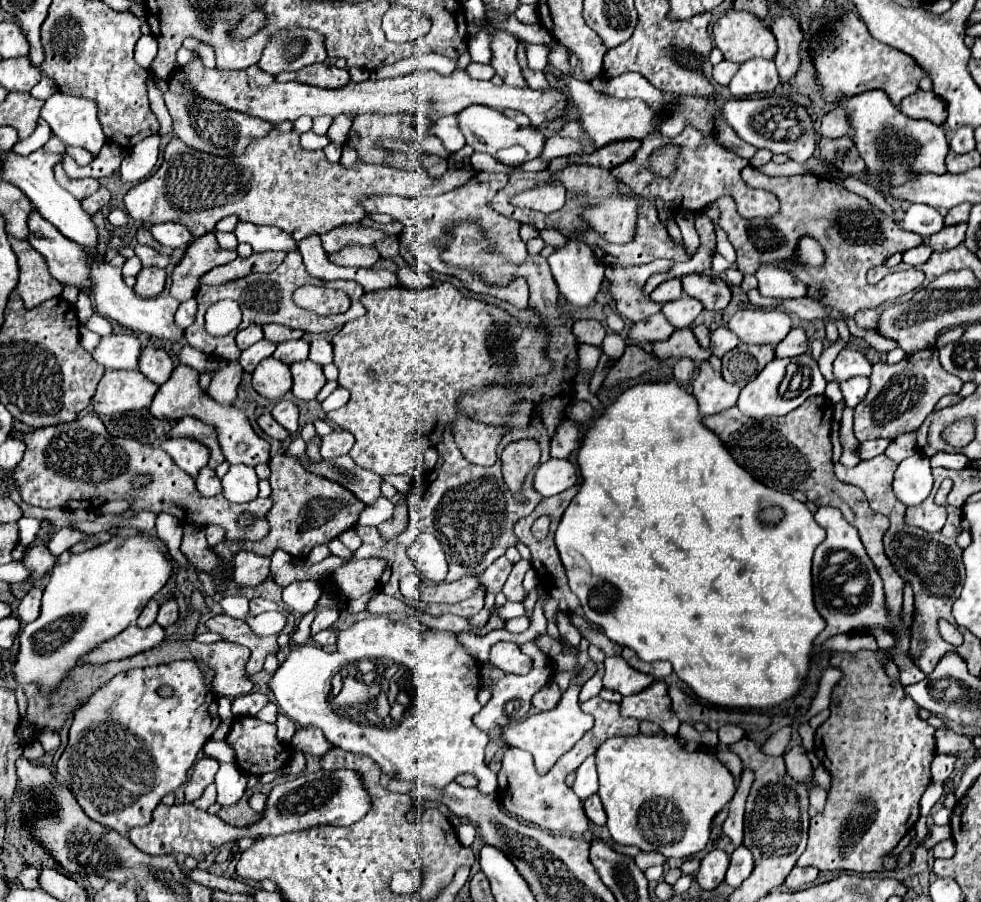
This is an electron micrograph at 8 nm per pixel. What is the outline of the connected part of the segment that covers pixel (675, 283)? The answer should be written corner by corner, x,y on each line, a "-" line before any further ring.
668,279
668,281
662,281
652,293
650,293
650,299
656,301
656,303
668,303
668,301
674,301
682,295
682,281
680,279

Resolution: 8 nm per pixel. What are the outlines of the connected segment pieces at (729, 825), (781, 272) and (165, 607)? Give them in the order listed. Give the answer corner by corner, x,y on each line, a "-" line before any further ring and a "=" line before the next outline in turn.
744,769
742,777
740,777
740,785
736,789
736,795
730,801
730,813
728,813
728,817
726,817
724,825
722,825
724,835
730,837
734,847
741,845
744,838
744,803
746,803
746,797
748,797
752,781
754,781
752,771
=
760,265
756,271
758,291
764,297
804,297
806,285
792,277
792,271
780,265
=
168,599
166,603
160,605
160,611
158,611
156,623
162,625
162,627
168,627
168,625
172,625
176,619
178,619
178,605
176,605
174,599

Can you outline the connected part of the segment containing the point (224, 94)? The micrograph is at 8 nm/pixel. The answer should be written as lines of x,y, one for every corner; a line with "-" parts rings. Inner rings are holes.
192,51
194,57
190,63
176,69
176,73
168,81
168,89
172,93
196,93
196,97
210,99
218,105
224,105
226,109
246,113
264,121
270,121
272,125
278,125
282,121
296,121
302,115
316,117
316,115
364,115
364,113
444,113
454,115
462,111
468,105
486,105
492,109
518,109
524,115
530,117
531,126
537,128
546,119
560,117
562,109
566,107
566,97
558,89
550,91
534,91
534,89
516,89
508,85
492,85
490,81
476,81
470,79
466,71
454,71
452,75
444,77
436,71
414,71
404,77
394,79
368,79
362,83
348,83
344,89
320,89
310,87
304,83
278,83
274,75
262,71
258,65
250,65
242,71
222,71
222,69
208,69
202,65
202,59
198,51
-
184,81
190,81
190,87
184,85

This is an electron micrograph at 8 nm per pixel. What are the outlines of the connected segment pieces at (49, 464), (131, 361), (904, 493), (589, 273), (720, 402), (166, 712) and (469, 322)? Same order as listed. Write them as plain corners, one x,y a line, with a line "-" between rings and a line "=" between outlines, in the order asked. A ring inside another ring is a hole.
86,415
70,423
60,423
56,427
42,427
32,433
20,435
26,441
26,453
20,465
14,469
16,483
22,491
22,501
52,509
68,507
68,503
88,501
92,507
100,507
106,501
126,499
134,511
152,511
152,513
170,513
176,519
182,519
182,525
220,525
226,529
226,541
244,543
244,541
262,541
270,527
264,515
272,507
272,497
258,497
250,503
236,505
230,503
224,495
202,497
196,489
196,483
188,473
174,465
174,461
162,449
152,445
142,445
136,439
112,437
104,423
96,415
-
138,475
148,475
148,485
132,487
-
242,511
258,515
252,527
244,529
242,535
228,535
228,527
236,523
236,517
=
112,333
102,337
102,343
94,351
94,361
106,369
138,369
142,343
134,335
=
916,453
904,459
894,473
894,495
904,505
920,505
932,491
930,457
=
570,239
566,247
556,249
550,257
548,257
548,265
550,271
554,275
554,281
558,285
560,295
574,307
588,307
596,301
596,295
602,289
602,281
604,281
604,267
594,259
592,249
586,243
580,243
576,239
=
706,363
700,365
698,377
692,381
692,393
698,401
700,415
714,415
728,407
736,405
736,399
740,395
740,387
734,383
724,381
724,377
=
176,661
118,673
74,713
70,741
56,769
92,821
120,835
128,835
128,829
148,825
148,821
152,821
152,809
160,805
162,797
176,793
176,789
186,783
200,749
220,725
216,709
218,697
206,687
204,673
194,661
-
164,685
172,687
174,695
160,697
158,689
=
452,283
426,287
422,291
396,285
364,293
362,305
366,307
366,315
348,321
332,339
334,365
340,371
338,383
340,387
350,389
352,397
344,407
330,411
326,417
356,437
350,457
360,467
378,475
408,473
420,467
422,451
436,447
442,441
442,433
450,429
458,449
470,463
494,465
496,445
508,433
508,427
482,425
476,419
464,415
458,407
458,397
478,393
484,385
506,387
532,383
534,379
552,373
554,363
546,353
550,331
542,325
520,321
486,301
464,297
-
368,369
374,369
376,379
368,377

